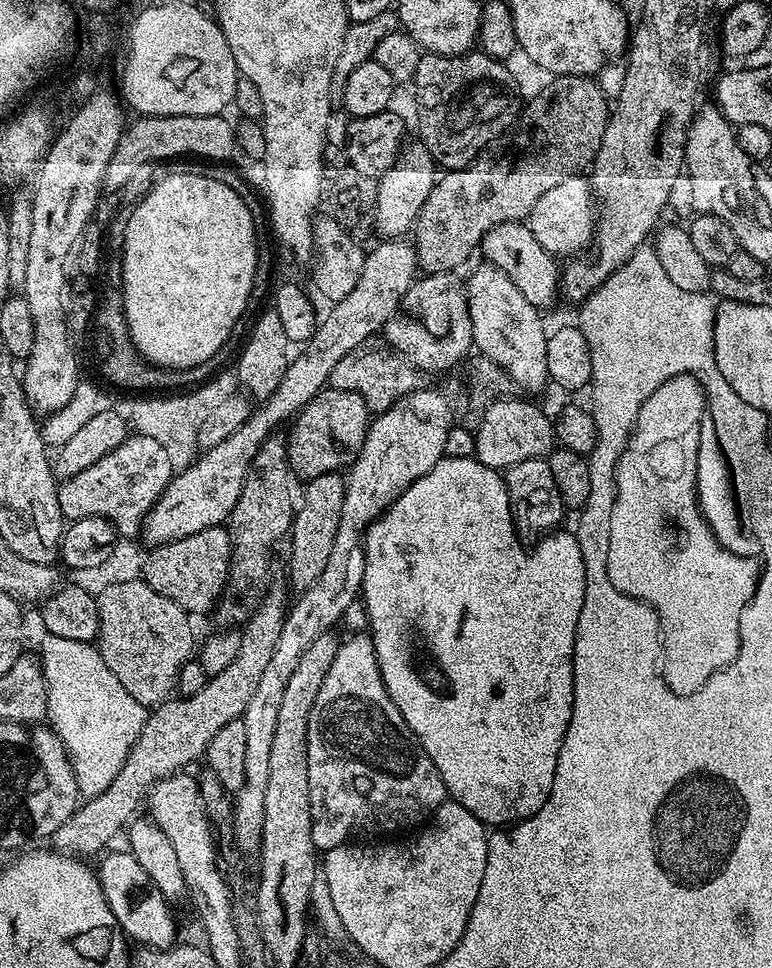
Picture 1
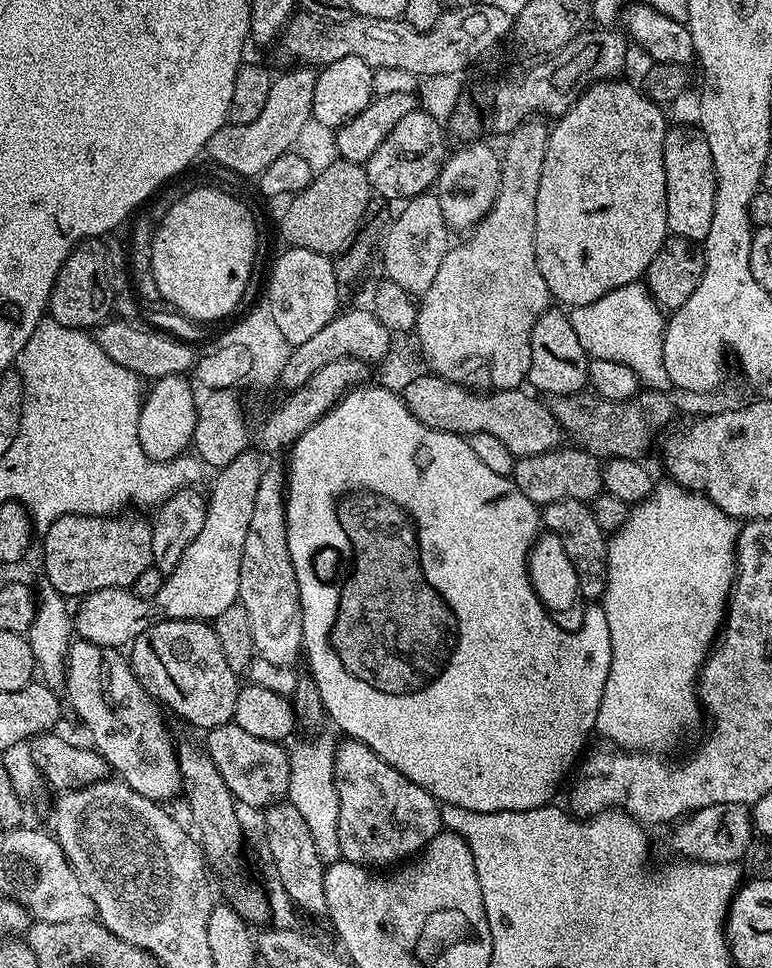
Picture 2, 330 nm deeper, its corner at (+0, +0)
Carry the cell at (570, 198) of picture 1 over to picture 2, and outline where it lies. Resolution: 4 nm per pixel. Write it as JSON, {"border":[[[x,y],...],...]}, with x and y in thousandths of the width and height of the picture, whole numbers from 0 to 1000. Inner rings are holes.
{"border":[[[794,81],[766,87],[751,98],[749,105],[744,105],[744,110],[738,110],[738,114],[733,114],[733,118],[714,129],[694,206],[694,270],[697,279],[702,279],[702,288],[710,296],[710,305],[722,315],[736,320],[749,316],[764,316],[764,312],[775,312],[775,308],[790,304],[790,300],[801,300],[801,295],[825,292],[838,282],[842,271],[847,271],[847,262],[858,258],[861,248],[868,243],[863,221],[863,176],[860,175],[860,148],[868,128],[867,125],[860,125],[860,116],[861,113],[848,107],[825,88],[823,91],[821,88],[812,87],[808,81]]]}

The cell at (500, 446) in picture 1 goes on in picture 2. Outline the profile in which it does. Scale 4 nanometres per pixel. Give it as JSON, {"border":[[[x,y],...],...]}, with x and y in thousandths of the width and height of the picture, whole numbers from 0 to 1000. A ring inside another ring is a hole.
{"border":[[[727,461],[690,471],[675,471],[662,495],[667,496],[671,506],[697,523],[723,519],[724,517],[767,518],[782,507],[782,486],[778,476],[768,468],[751,461],[734,463]]]}

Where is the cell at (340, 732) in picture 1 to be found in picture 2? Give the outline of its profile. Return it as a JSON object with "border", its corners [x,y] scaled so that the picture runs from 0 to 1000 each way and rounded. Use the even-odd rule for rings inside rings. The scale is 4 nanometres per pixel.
{"border":[[[442,763],[435,770],[431,800],[438,822],[438,874],[442,885],[455,893],[492,895],[487,893],[527,889],[573,857],[571,832],[547,812],[531,808],[526,800],[510,795],[505,787],[490,783],[479,771]]]}

